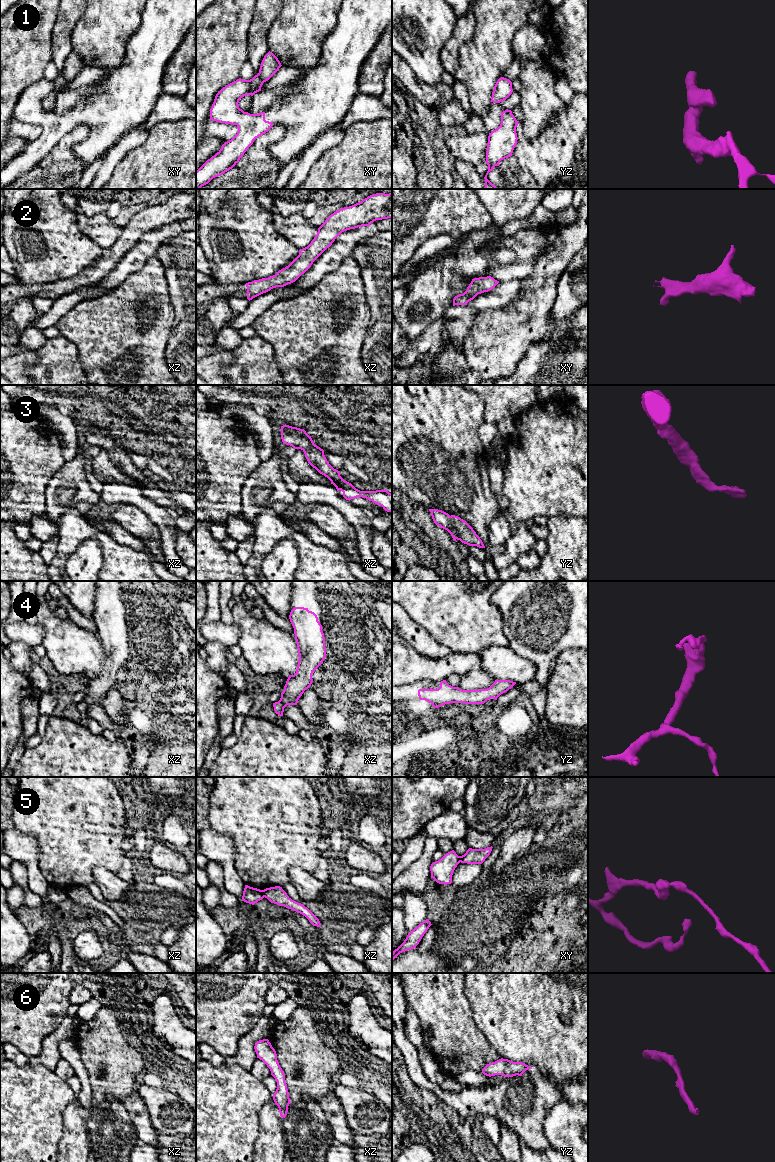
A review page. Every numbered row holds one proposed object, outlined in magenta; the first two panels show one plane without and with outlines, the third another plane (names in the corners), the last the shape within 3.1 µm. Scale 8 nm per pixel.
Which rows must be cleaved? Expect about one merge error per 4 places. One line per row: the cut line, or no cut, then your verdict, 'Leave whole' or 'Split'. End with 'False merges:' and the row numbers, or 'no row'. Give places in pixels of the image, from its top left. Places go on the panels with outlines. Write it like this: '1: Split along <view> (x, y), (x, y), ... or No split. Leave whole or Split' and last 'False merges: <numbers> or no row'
1: No split. Leave whole
2: No split. Leave whole
3: No split. Leave whole
4: No split. Leave whole
5: Split along xz (262, 890), (264, 896). Split
6: No split. Leave whole
False merges: 5

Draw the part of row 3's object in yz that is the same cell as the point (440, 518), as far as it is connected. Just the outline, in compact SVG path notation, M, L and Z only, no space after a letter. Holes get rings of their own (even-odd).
M429 509L429 511L434 523L447 530L454 541L460 540L469 546L485 548L482 540L473 528L460 517L455 515L450 516L448 513L438 509Z

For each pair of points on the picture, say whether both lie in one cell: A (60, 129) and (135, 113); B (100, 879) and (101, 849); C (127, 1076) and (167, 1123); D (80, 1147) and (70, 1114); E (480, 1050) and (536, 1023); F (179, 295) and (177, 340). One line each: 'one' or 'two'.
A: one
B: two
C: two
D: one
E: two
F: one

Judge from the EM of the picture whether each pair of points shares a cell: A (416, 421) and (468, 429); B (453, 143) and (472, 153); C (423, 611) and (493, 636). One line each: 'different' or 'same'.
A: same
B: same
C: same

